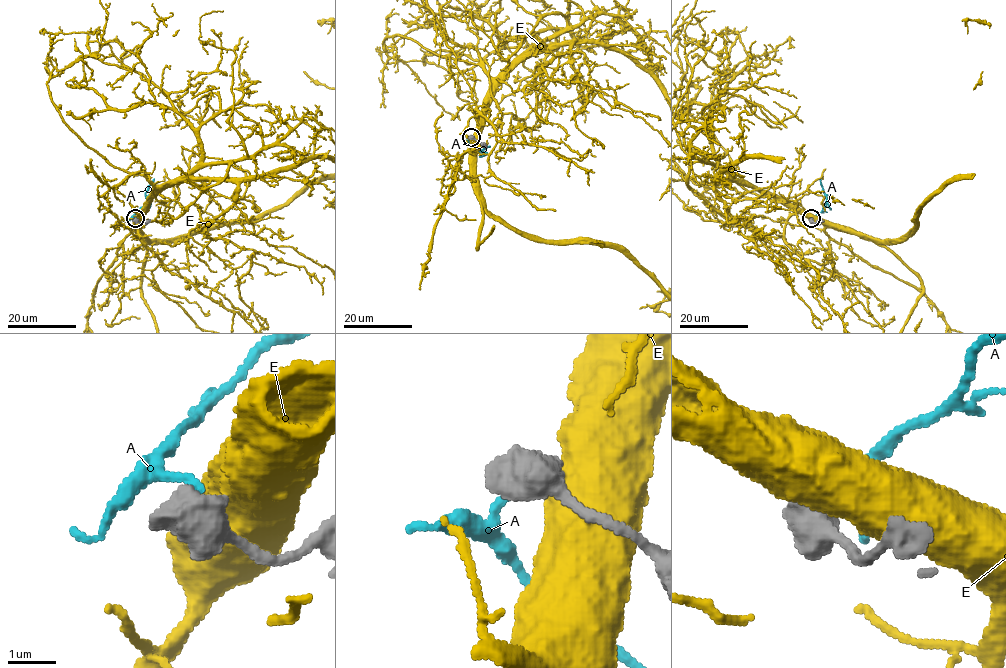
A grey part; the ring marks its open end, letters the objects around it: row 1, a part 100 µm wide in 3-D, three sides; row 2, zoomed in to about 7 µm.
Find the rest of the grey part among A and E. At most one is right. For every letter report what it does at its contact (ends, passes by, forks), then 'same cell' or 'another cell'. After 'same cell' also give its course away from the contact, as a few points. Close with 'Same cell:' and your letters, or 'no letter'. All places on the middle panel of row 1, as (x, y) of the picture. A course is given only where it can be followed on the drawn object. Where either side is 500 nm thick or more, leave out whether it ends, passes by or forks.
A: another cell
E: another cell
Same cell: no letter

